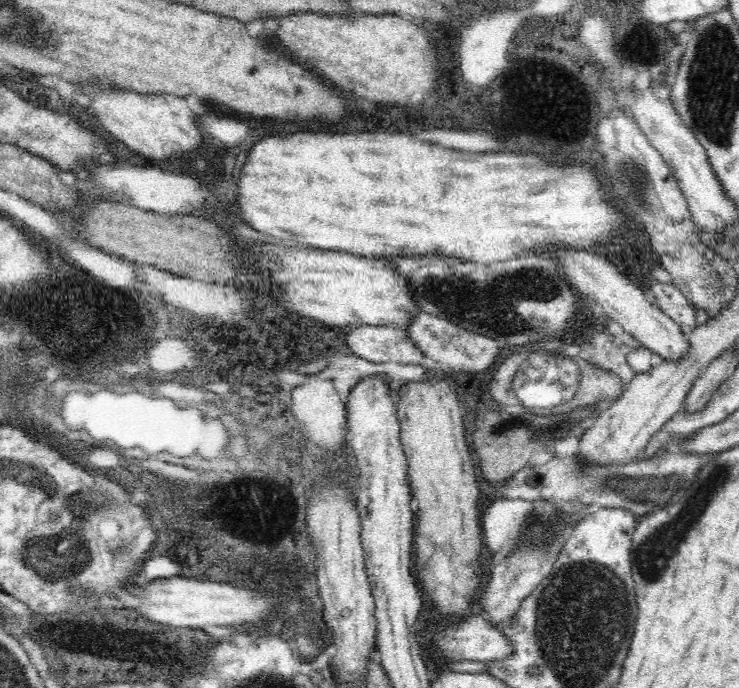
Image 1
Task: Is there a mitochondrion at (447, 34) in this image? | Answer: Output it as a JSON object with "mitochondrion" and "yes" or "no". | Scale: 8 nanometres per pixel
{"mitochondrion":"no"}

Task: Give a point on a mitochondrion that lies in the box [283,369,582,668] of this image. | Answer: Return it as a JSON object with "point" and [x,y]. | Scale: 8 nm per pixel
{"point":[538,525]}

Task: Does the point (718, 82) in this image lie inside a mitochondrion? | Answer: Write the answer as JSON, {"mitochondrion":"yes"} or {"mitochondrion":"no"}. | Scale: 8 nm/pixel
{"mitochondrion":"yes"}

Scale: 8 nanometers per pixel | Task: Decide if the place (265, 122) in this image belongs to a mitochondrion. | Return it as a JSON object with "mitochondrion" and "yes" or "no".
{"mitochondrion":"no"}

